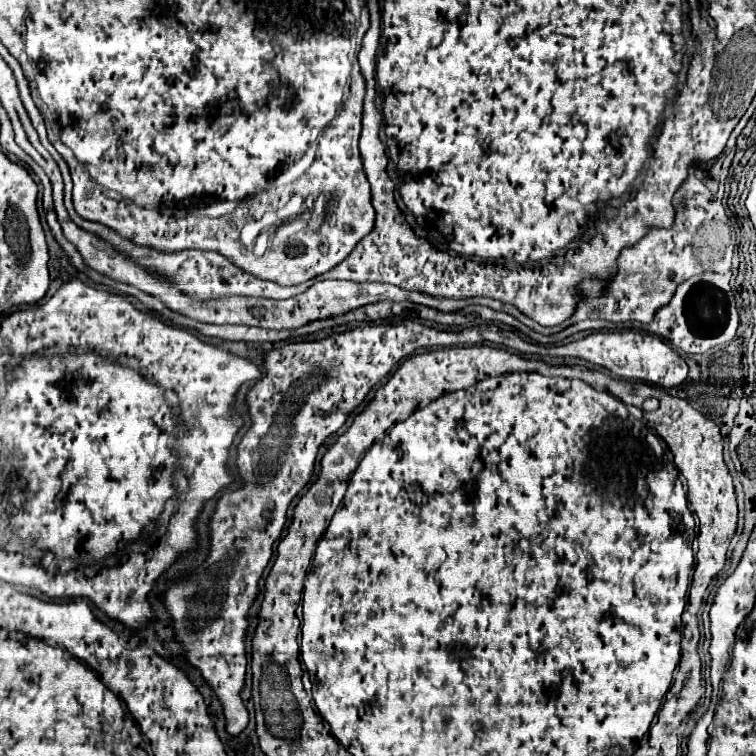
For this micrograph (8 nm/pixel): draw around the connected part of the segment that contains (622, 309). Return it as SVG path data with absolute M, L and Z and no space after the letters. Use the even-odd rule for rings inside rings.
M690 165L684 185L680 185L680 191L674 193L672 205L676 209L676 217L672 227L648 229L648 233L638 243L620 251L616 277L612 277L612 285L604 297L596 297L596 281L584 281L584 285L580 285L580 293L584 293L588 301L580 301L580 309L576 309L576 313L558 327L566 327L584 319L648 323L662 305L668 305L680 281L704 271L730 271L736 237L720 201L724 189L708 185L708 173L704 173L704 167L706 165Z

